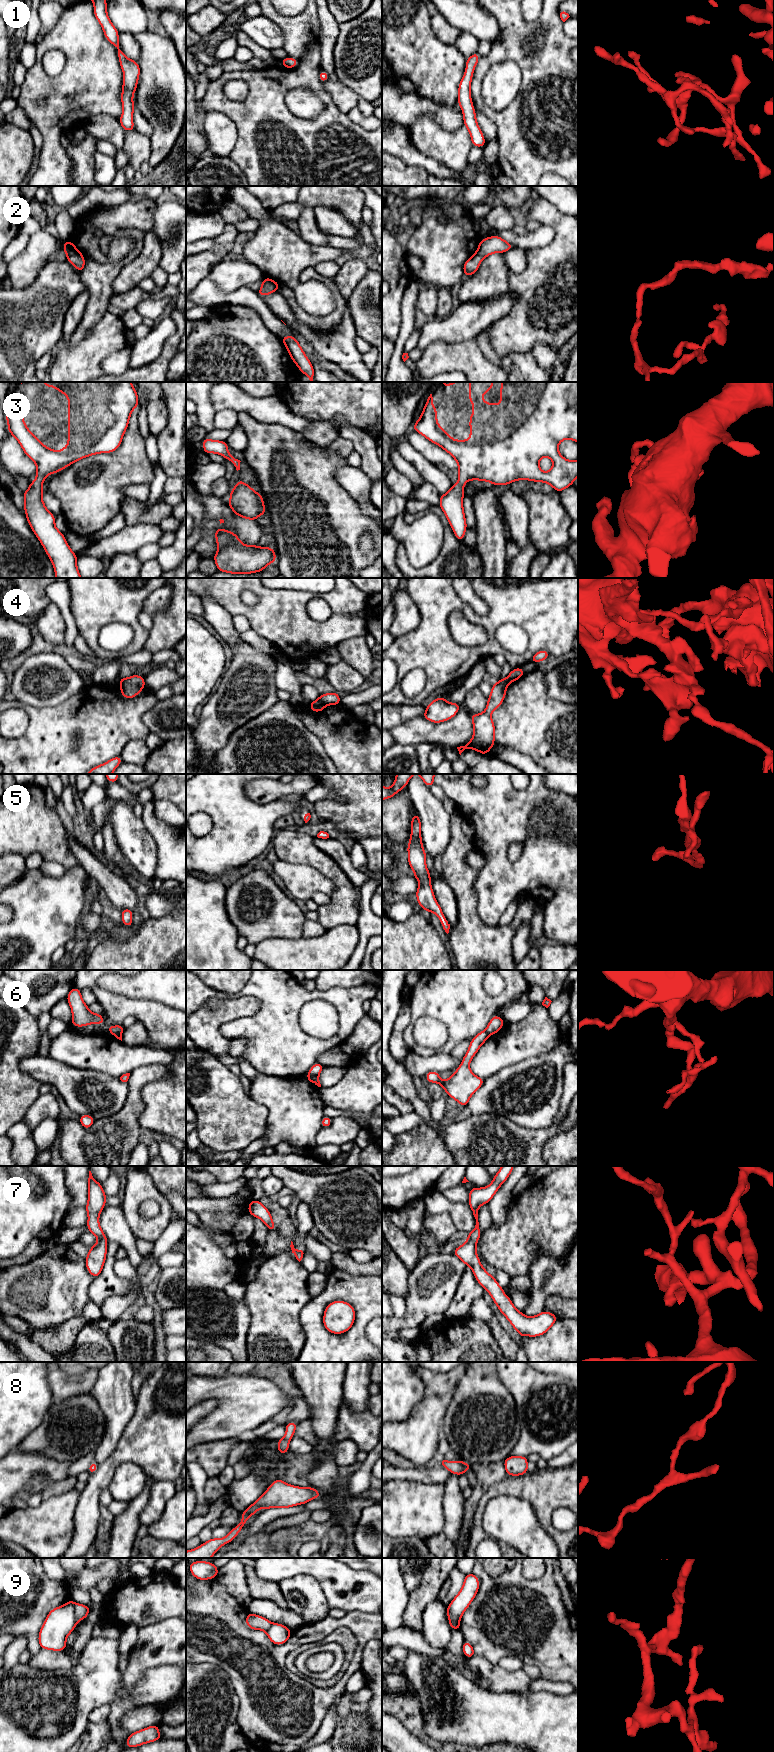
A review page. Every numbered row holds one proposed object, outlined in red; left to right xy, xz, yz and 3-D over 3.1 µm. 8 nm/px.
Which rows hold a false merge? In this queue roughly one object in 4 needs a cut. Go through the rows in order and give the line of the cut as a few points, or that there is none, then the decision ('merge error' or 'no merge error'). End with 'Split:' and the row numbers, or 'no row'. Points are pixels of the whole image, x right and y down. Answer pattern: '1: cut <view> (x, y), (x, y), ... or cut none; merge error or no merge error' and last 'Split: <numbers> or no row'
1: cut none; no merge error
2: cut none; no merge error
3: cut none; no merge error
4: cut xz (318, 698), (325, 705); merge error
5: cut none; no merge error
6: cut xz (308, 1073), (317, 1076); merge error
7: cut none; no merge error
8: cut none; no merge error
9: cut yz (447, 1606), (450, 1619), (459, 1622); merge error
Split: 4, 6, 9

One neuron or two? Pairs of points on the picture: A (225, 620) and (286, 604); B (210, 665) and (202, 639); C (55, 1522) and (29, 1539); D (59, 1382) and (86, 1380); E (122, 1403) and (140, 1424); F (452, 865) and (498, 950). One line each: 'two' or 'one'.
A: two
B: one
C: one
D: one
E: two
F: one

